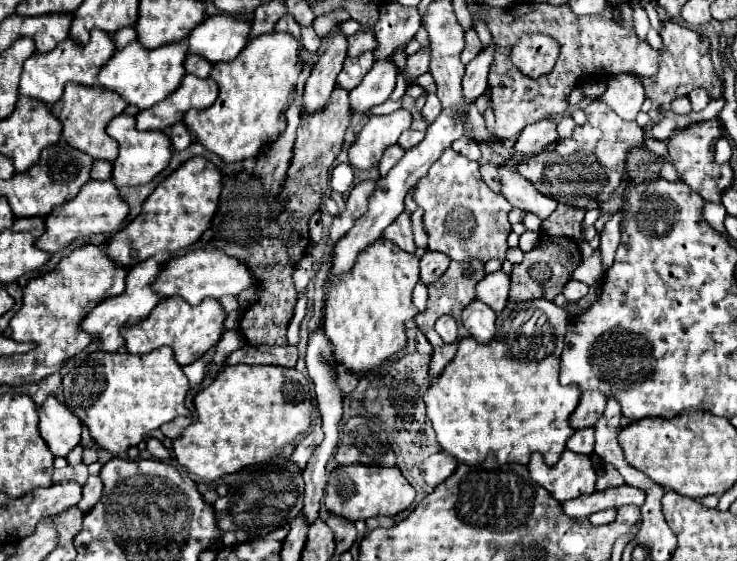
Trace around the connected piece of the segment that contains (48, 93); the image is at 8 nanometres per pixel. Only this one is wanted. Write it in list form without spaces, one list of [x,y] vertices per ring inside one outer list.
[[[94,30],[86,44],[74,44],[74,40],[66,38],[54,50],[46,52],[46,54],[36,52],[34,56],[30,56],[24,62],[22,80],[20,80],[20,94],[54,104],[61,98],[66,82],[80,82],[86,86],[94,86],[100,68],[114,56],[114,52],[116,52],[116,46],[114,46],[112,34],[102,32],[102,30]]]

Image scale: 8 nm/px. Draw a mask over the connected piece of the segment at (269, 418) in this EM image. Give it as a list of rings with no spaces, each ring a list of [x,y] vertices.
[[[226,366],[206,388],[202,388],[194,398],[198,420],[192,422],[174,440],[174,458],[190,474],[216,482],[222,476],[240,472],[246,466],[264,462],[278,454],[286,444],[290,444],[302,432],[308,432],[312,422],[312,402],[310,402],[310,380],[294,368],[280,366]]]

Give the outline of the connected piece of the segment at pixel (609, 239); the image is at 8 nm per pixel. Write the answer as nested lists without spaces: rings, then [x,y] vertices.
[[[614,214],[610,222],[606,222],[602,230],[600,240],[600,252],[602,252],[602,276],[610,270],[610,264],[614,264],[614,252],[620,244],[620,214]]]

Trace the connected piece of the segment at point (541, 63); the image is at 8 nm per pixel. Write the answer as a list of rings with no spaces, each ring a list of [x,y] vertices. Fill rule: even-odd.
[[[526,34],[514,44],[510,60],[512,64],[530,78],[550,72],[558,60],[558,42],[546,34]]]

